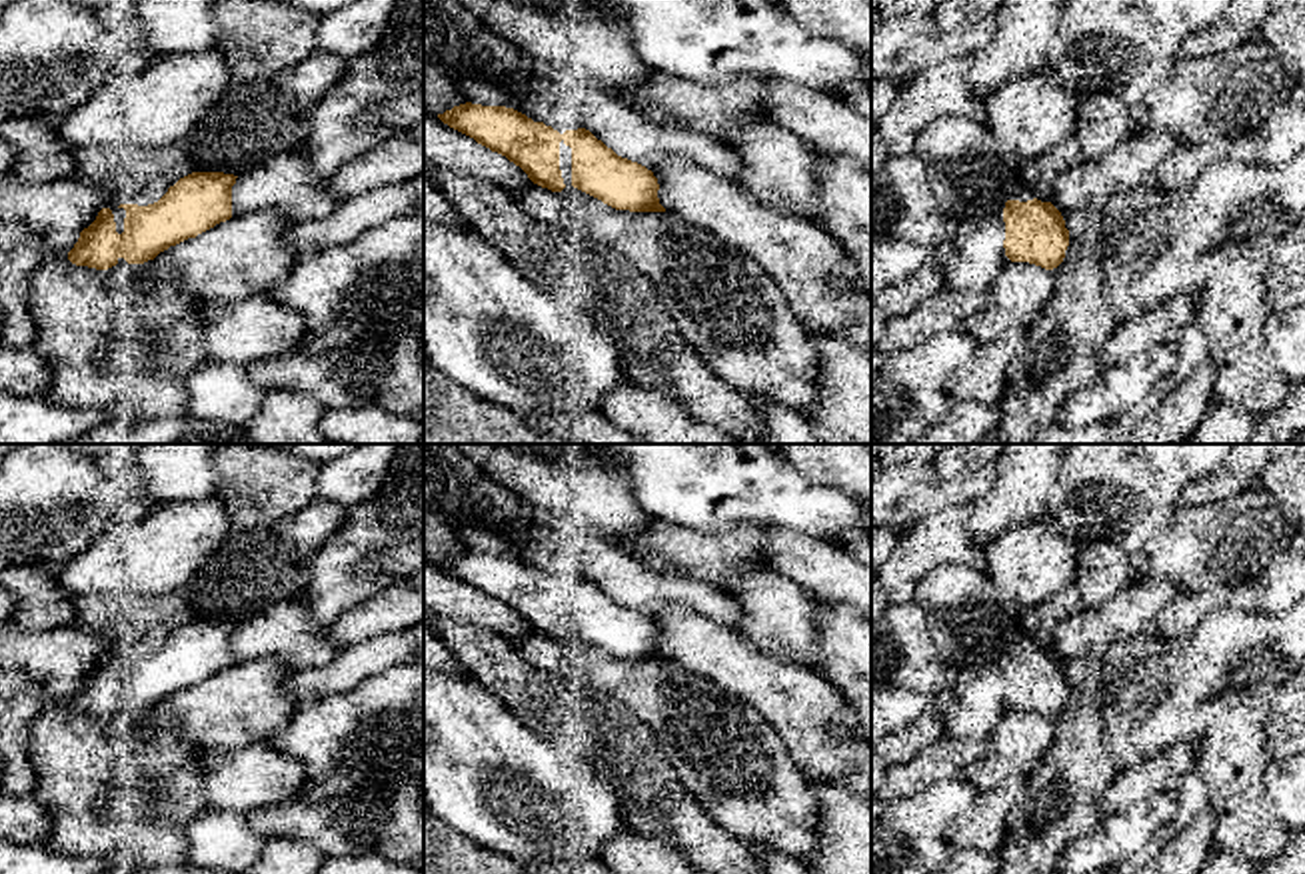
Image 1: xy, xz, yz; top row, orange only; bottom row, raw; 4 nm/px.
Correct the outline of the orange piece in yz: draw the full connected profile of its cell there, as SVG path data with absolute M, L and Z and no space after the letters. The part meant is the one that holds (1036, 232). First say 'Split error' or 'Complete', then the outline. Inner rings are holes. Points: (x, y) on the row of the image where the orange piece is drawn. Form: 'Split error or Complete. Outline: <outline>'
Complete. Outline: M1037 198L1007 200L1003 208L1005 256L1011 262L1029 262L1045 270L1057 268L1069 246L1069 230L1051 202Z

